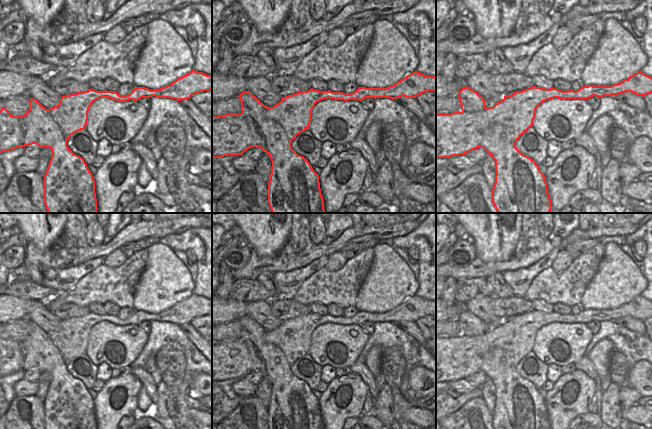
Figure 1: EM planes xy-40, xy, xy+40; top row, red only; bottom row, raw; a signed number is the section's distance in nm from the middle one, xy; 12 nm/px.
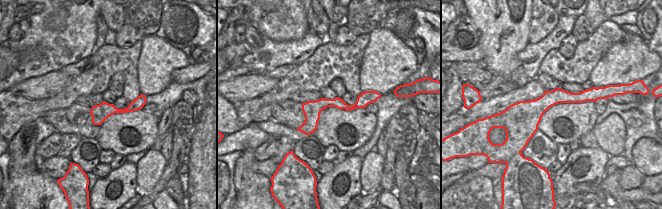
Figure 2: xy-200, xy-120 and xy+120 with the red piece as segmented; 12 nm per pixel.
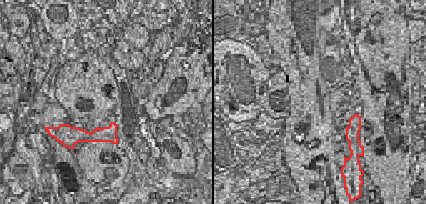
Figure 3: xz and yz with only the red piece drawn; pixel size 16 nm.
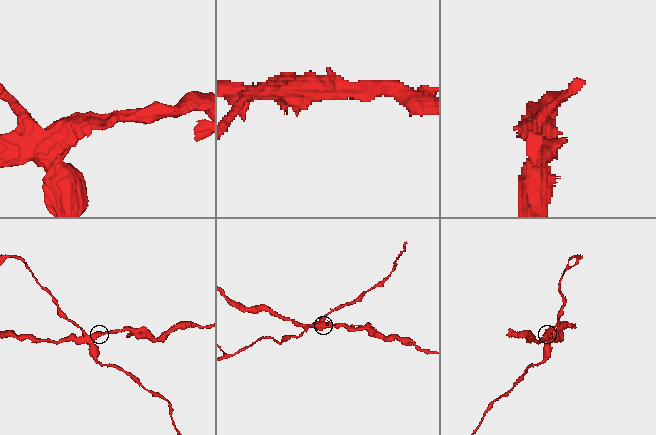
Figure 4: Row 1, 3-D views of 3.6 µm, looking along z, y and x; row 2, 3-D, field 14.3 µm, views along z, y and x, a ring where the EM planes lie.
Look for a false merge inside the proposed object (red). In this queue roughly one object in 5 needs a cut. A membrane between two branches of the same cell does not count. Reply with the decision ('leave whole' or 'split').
split

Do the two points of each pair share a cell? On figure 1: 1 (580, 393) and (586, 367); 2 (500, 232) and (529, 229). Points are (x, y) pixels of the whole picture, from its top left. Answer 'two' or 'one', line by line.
1: two
2: two

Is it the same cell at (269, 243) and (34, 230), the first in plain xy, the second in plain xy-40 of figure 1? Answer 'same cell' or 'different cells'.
same cell

